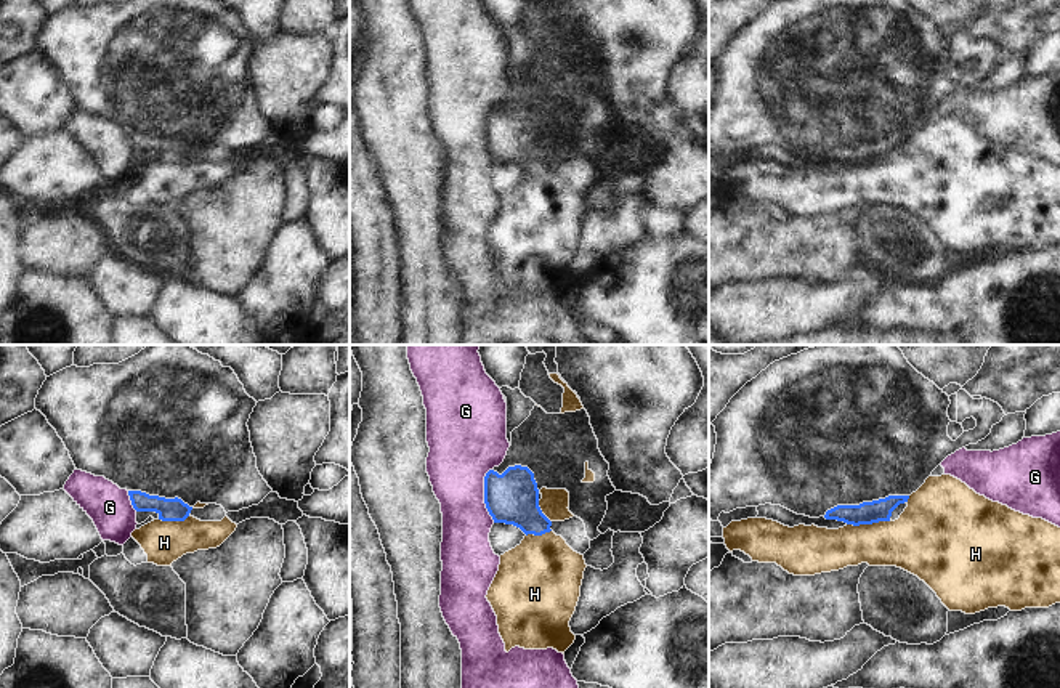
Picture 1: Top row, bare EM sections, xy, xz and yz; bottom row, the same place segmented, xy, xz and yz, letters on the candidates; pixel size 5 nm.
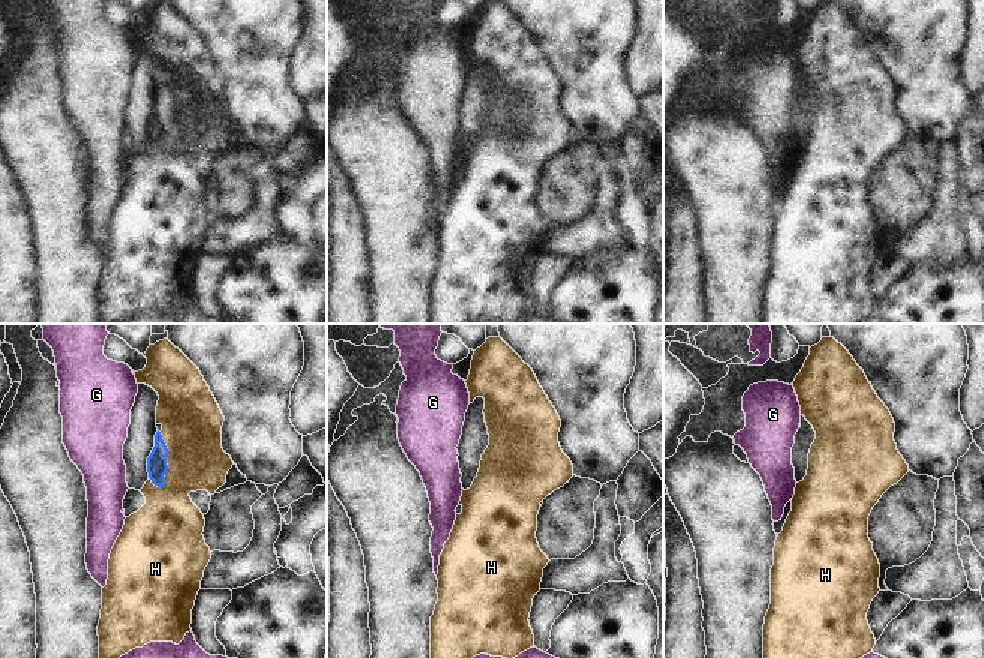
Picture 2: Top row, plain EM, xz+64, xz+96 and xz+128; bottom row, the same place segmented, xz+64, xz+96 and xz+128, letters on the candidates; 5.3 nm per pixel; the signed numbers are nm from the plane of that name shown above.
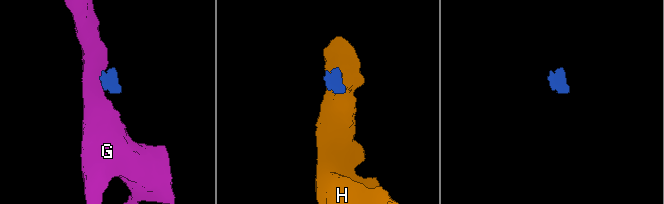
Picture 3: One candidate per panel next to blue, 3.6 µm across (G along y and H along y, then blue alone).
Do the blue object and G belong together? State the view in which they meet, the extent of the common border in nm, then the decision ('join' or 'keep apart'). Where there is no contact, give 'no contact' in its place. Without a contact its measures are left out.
meets blue in xz; contact 280 nm long; keep apart

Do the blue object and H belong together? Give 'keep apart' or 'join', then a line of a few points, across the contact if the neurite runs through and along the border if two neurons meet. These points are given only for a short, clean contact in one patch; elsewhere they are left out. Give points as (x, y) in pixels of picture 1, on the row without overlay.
join; line yz (877, 151), (868, 164), (887, 183), (913, 183)

